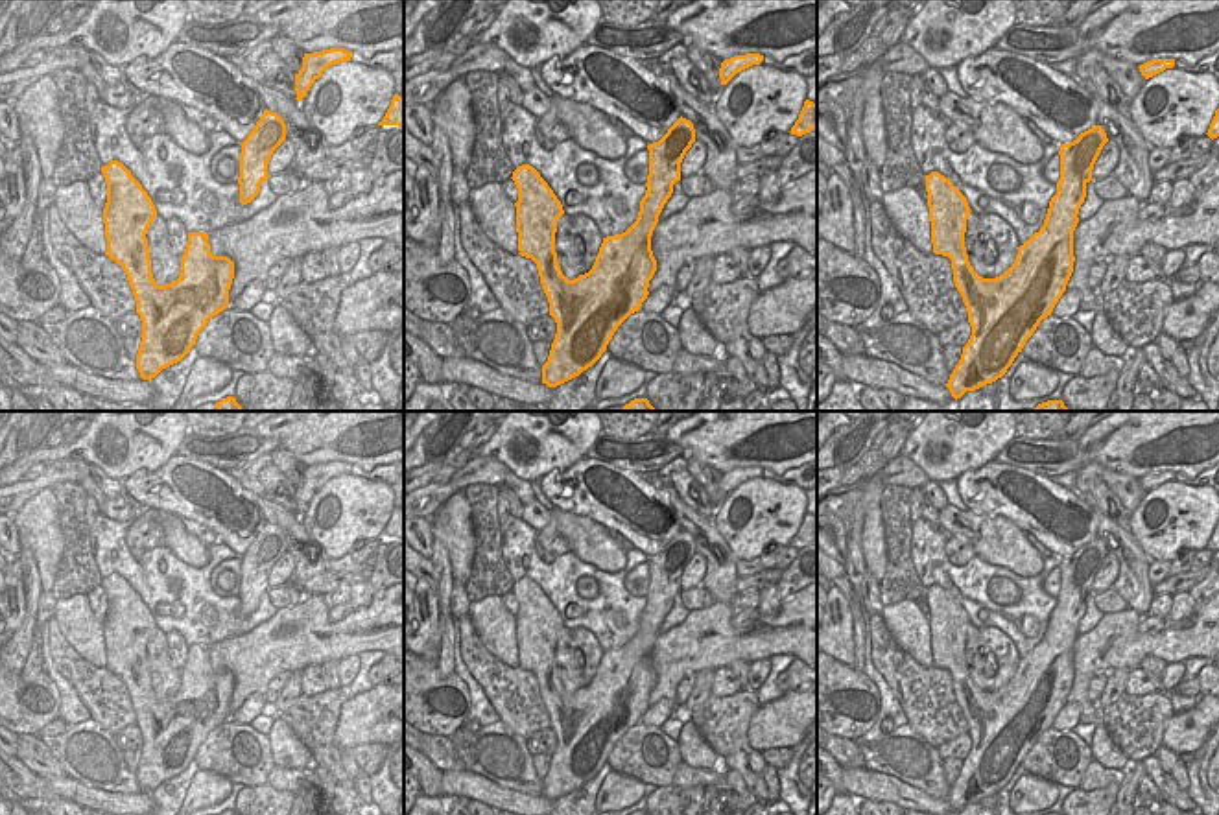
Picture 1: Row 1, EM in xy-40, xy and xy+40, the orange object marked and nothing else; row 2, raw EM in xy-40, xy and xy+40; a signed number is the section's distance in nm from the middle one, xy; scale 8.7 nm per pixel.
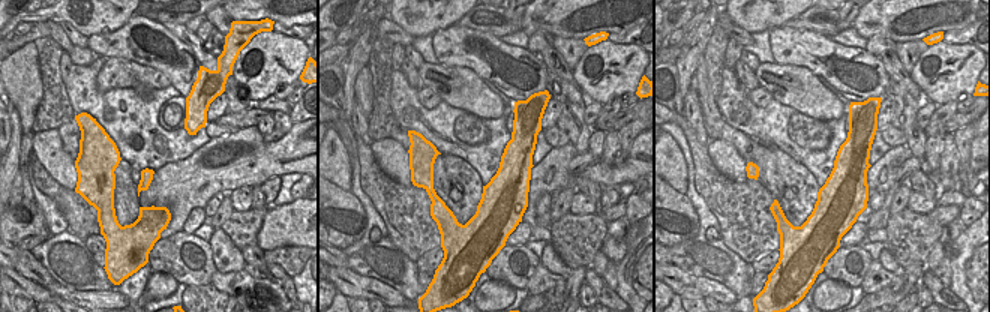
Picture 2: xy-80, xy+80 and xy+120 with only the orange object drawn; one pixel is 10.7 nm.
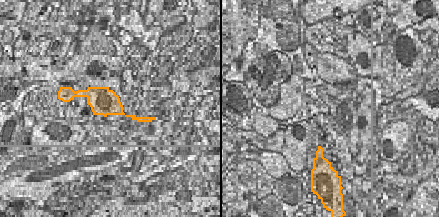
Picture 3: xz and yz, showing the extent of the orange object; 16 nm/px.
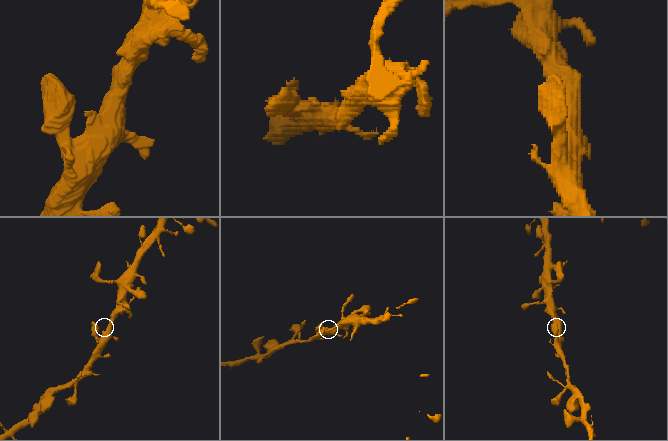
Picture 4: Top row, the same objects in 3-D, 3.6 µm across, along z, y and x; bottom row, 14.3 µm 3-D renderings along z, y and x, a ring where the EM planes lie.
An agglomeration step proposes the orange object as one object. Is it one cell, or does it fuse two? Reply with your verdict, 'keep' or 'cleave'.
keep

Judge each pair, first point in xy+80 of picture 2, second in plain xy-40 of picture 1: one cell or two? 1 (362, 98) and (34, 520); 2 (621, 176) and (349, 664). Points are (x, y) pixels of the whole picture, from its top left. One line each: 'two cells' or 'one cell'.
1: one cell
2: two cells

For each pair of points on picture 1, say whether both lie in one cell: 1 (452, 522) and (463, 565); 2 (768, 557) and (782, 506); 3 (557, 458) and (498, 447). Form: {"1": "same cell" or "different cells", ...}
{"1": "same cell", "2": "different cells", "3": "same cell"}

